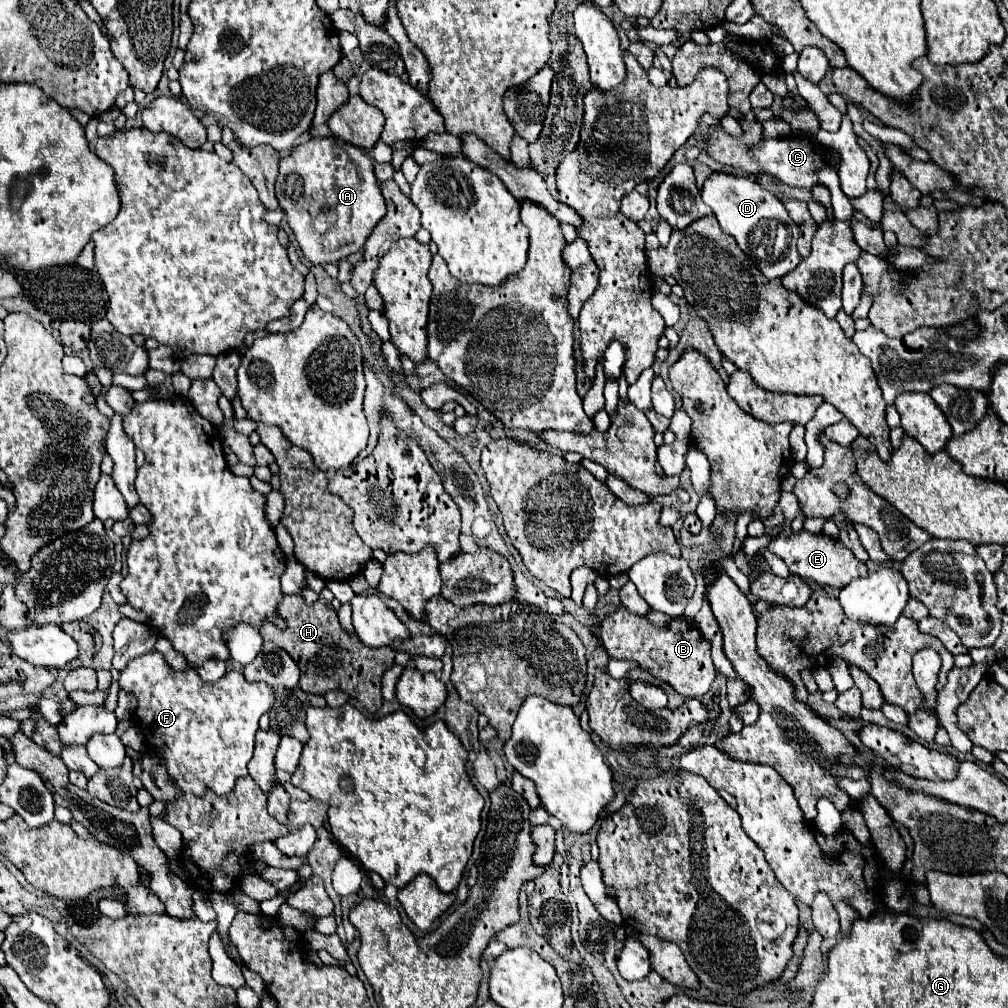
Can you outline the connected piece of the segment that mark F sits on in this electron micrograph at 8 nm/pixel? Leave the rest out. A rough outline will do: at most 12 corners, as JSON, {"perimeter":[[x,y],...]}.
{"perimeter":[[156,650],[118,686],[184,794],[248,776],[276,698],[238,670],[202,682]]}

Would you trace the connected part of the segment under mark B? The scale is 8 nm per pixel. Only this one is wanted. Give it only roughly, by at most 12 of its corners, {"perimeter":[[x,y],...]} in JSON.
{"perimeter":[[620,606],[602,620],[612,658],[688,698],[716,676],[692,620],[656,628]]}

